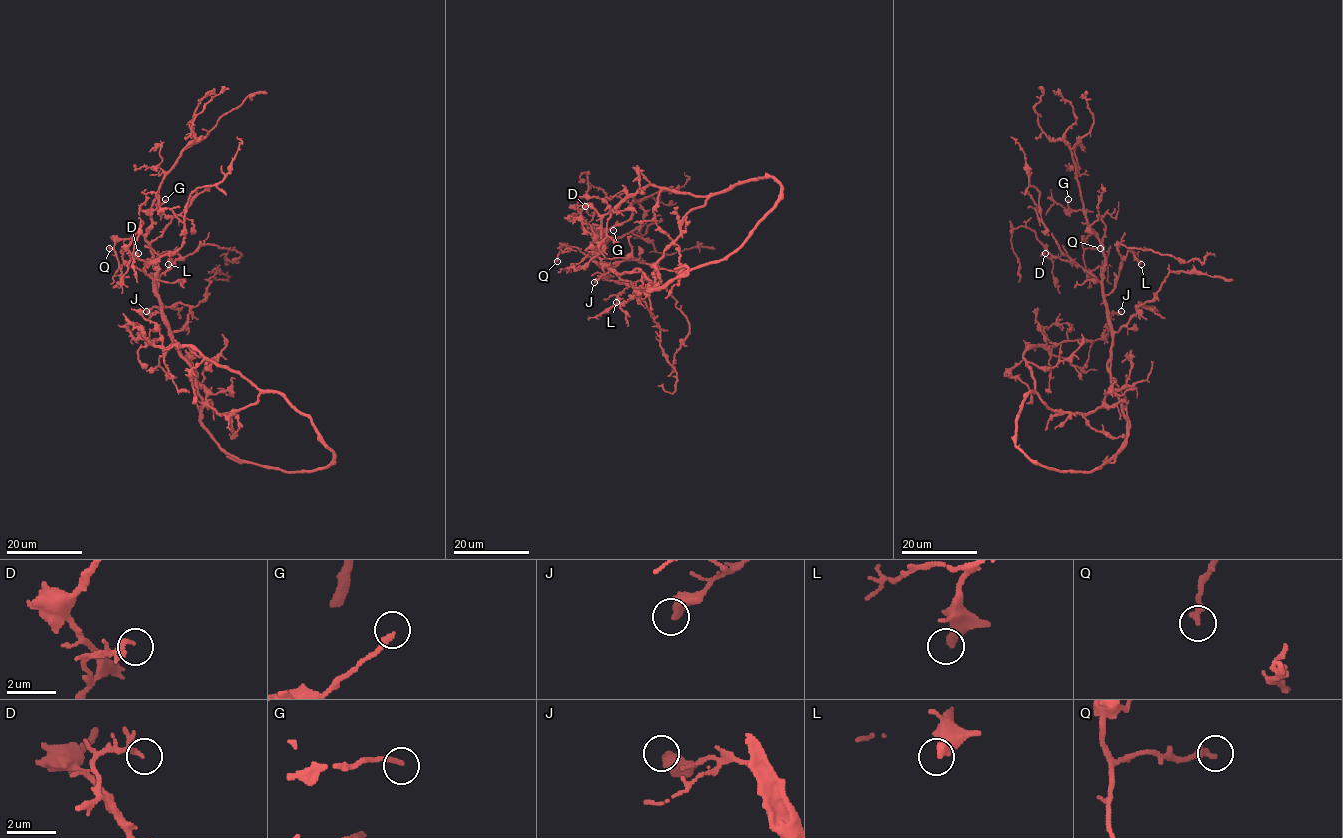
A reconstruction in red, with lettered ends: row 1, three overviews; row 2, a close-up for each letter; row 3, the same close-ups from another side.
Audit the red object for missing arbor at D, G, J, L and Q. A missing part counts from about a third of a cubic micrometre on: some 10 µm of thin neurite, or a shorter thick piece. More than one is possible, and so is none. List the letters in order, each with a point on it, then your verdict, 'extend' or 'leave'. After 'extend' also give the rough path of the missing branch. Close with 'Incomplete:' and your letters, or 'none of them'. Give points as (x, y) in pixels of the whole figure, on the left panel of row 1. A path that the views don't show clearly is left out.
D: at (138, 253); leave
G: at (165, 199); leave
J: at (146, 311); leave
L: at (168, 264); leave
Q: at (109, 248); leave
Incomplete: none of them

